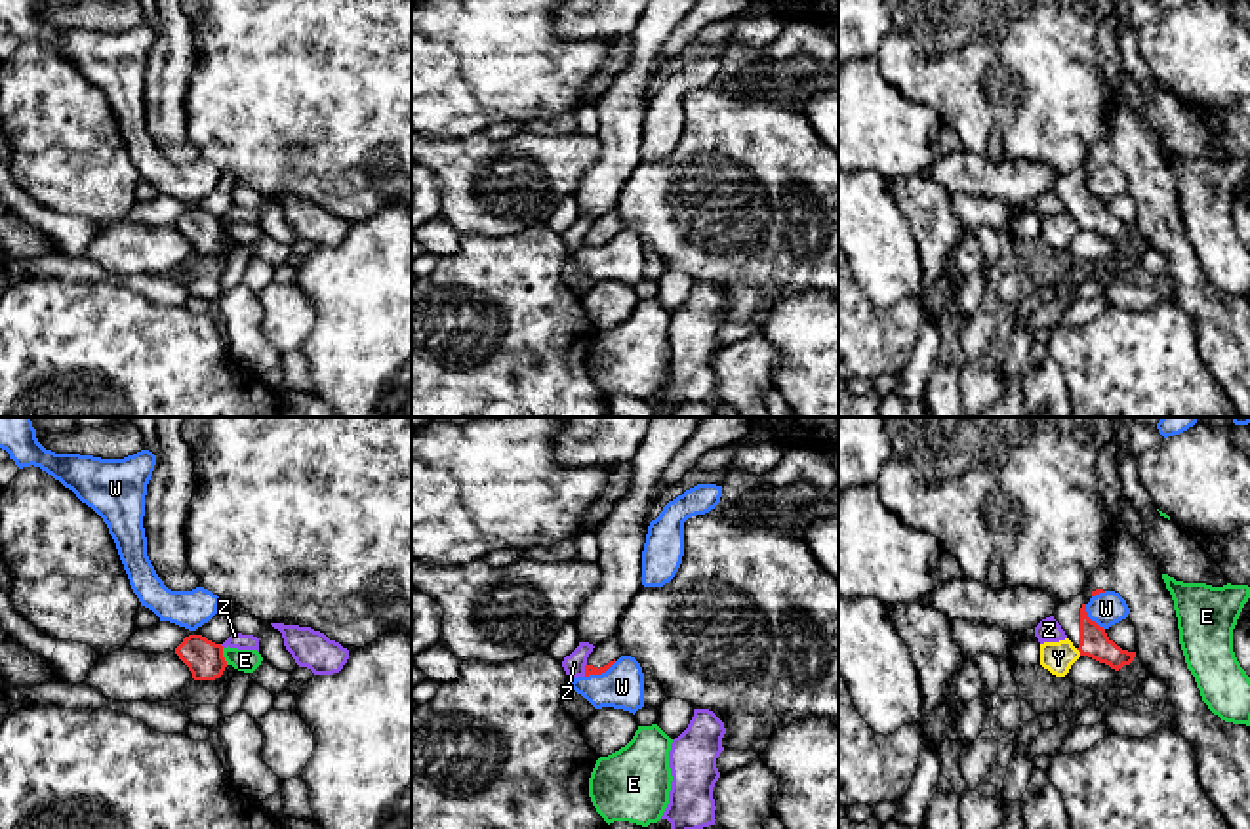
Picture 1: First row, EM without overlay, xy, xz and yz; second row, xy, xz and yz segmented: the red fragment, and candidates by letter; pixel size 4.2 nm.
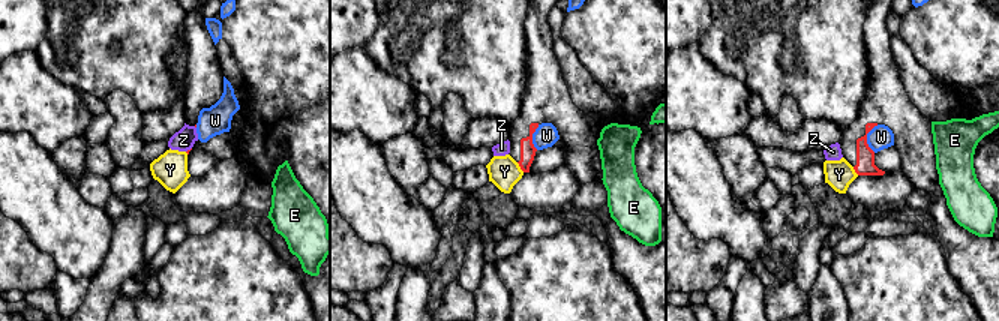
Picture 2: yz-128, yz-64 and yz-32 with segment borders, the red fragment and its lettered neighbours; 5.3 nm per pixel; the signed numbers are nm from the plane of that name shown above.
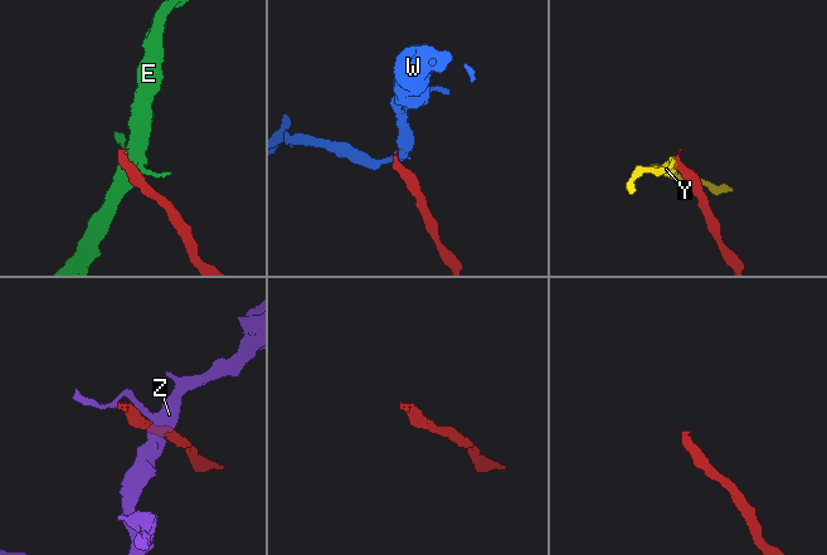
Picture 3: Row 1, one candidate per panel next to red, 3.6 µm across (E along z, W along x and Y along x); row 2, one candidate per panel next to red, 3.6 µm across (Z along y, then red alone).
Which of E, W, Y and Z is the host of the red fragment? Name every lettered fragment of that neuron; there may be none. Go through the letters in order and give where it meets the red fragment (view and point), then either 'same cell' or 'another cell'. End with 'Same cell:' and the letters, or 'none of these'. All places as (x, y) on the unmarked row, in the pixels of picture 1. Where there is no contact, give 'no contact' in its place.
E: xy (221, 229) | another cell
W: xz (601, 246) | another cell
Y: yz (1079, 223) | another cell
Z: xz (585, 242) | another cell
Same cell: none of these

